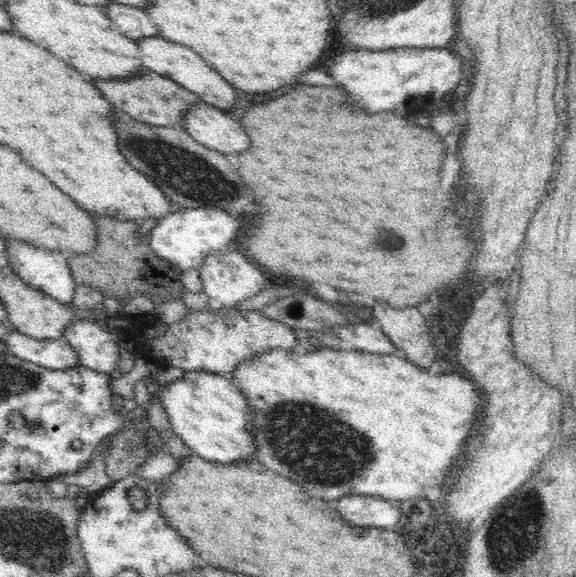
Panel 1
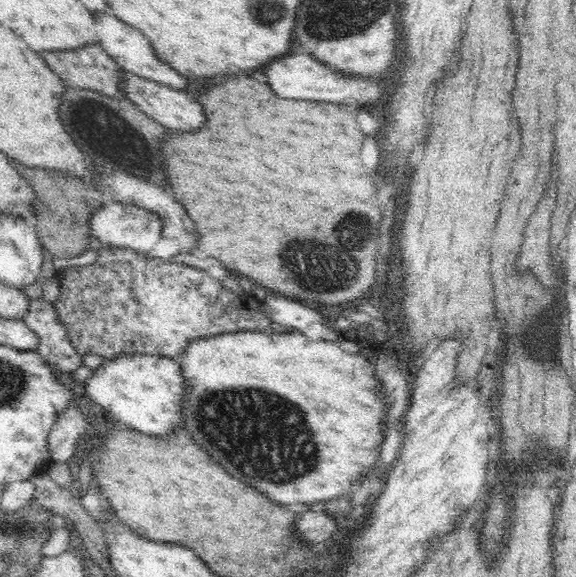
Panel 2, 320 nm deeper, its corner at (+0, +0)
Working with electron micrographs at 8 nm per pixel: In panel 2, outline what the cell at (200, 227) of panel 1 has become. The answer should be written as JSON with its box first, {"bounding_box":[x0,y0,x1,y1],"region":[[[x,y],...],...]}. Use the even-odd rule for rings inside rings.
{"bounding_box":[89,199,163,254],"region":[[[107,199],[94,212],[89,221],[91,236],[101,243],[107,243],[111,247],[132,249],[136,252],[149,254],[156,243],[162,238],[163,222],[154,212],[133,204],[121,203]]]}

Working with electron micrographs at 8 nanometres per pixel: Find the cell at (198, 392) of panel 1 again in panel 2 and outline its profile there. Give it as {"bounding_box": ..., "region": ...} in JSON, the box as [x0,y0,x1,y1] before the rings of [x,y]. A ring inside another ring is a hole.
{"bounding_box":[84,353,186,436],"region":[[[148,353],[108,357],[84,384],[89,402],[108,410],[122,426],[156,436],[164,436],[182,427],[181,396],[184,389],[186,378],[176,359]]]}

